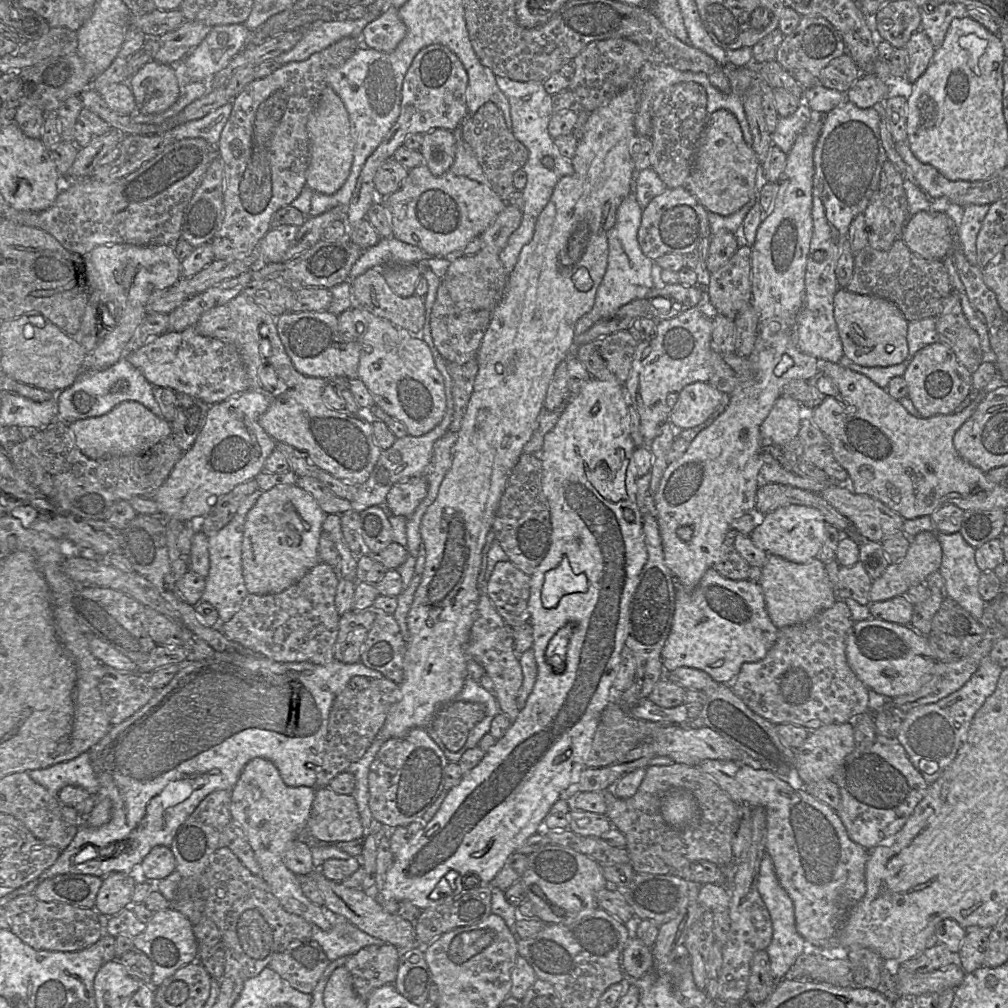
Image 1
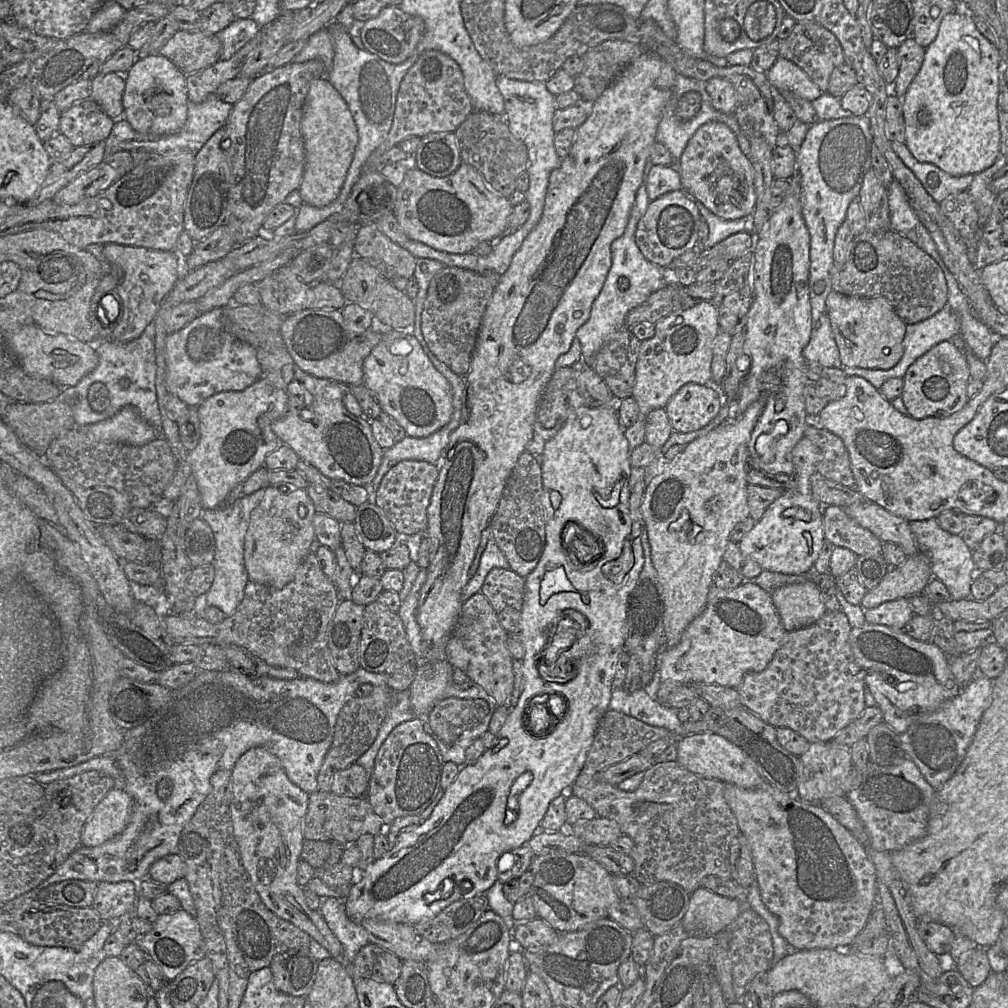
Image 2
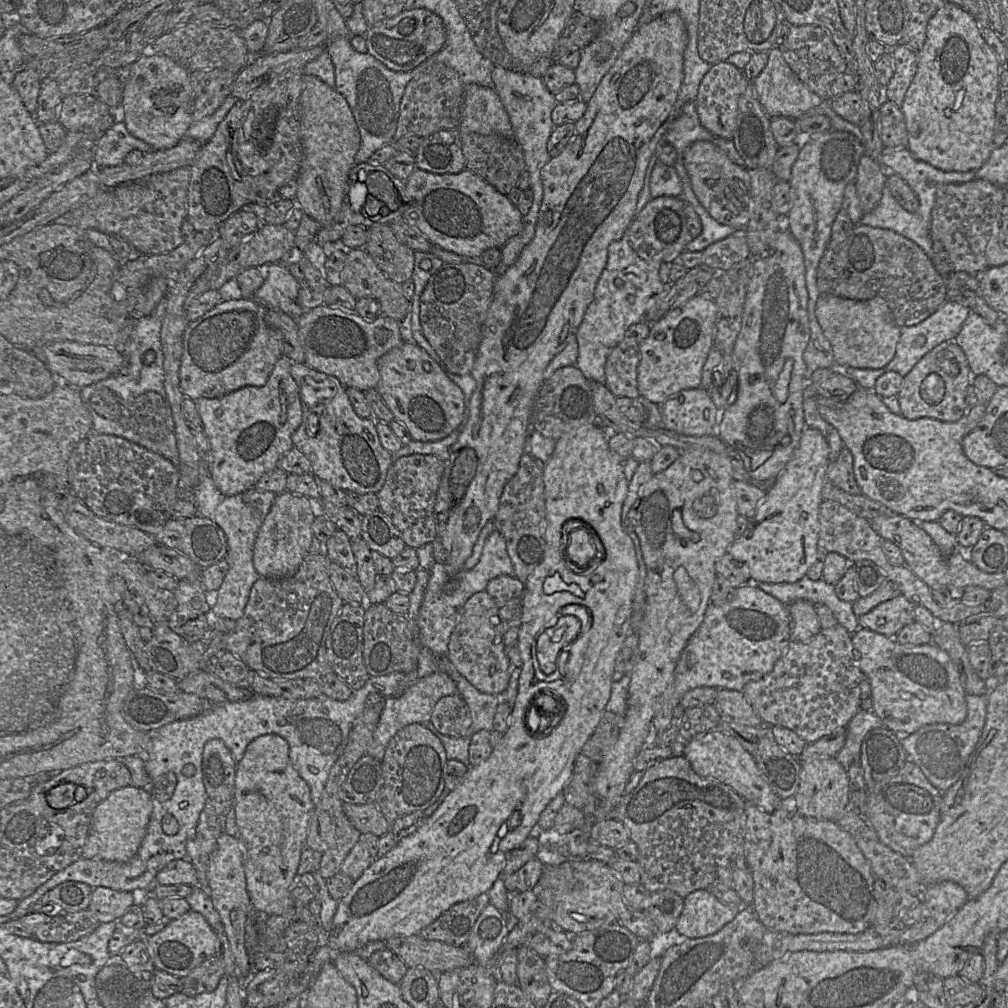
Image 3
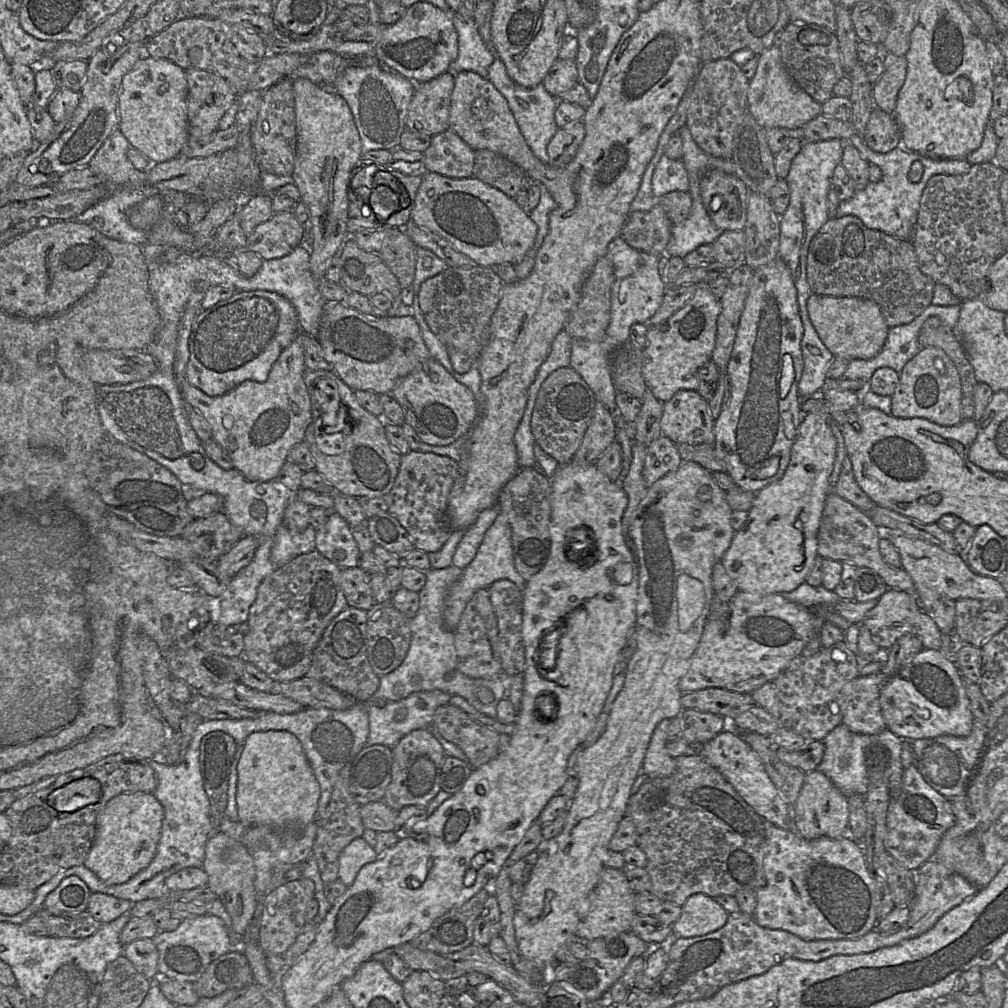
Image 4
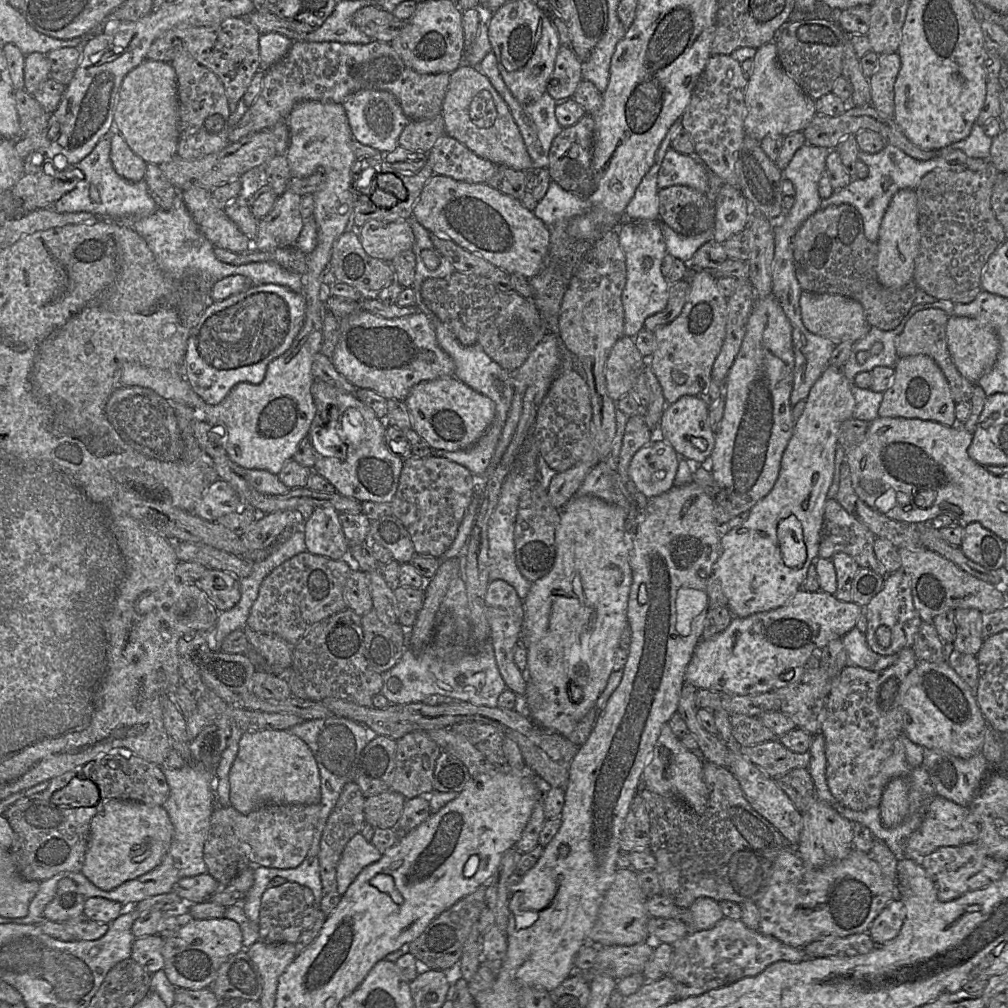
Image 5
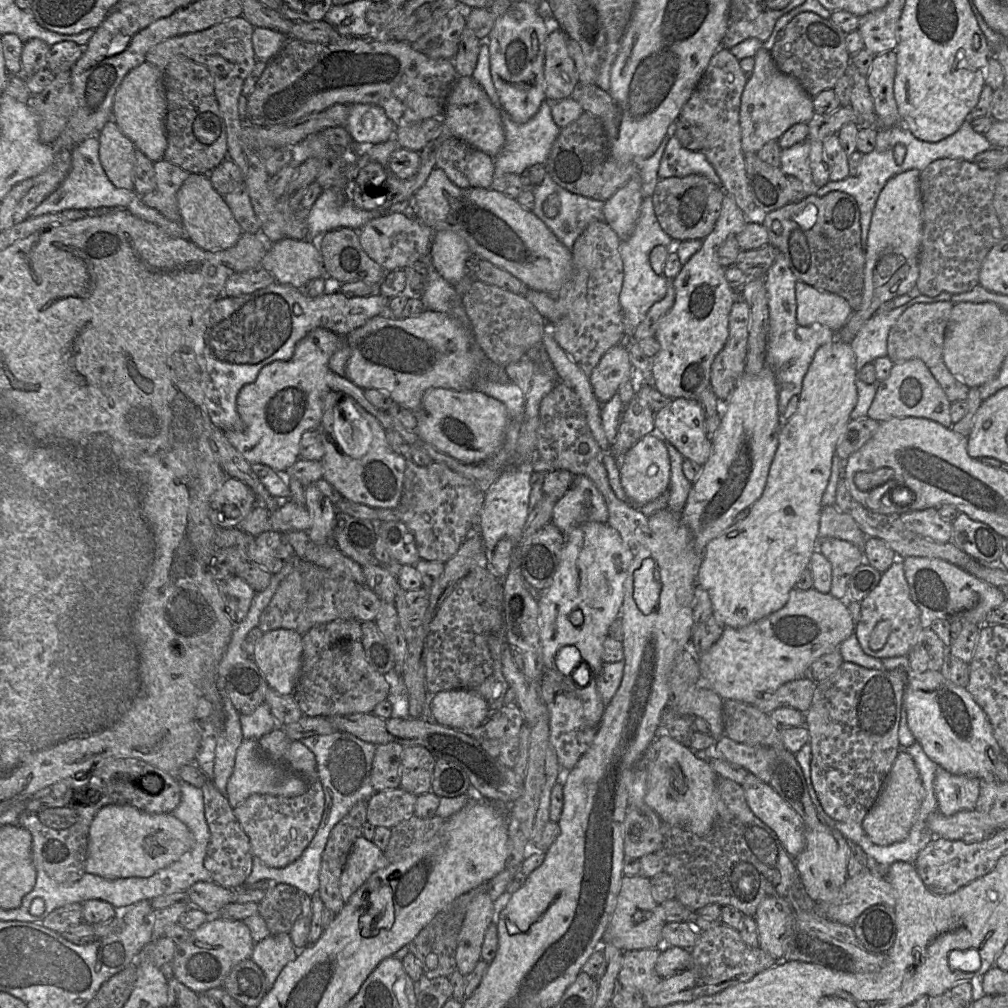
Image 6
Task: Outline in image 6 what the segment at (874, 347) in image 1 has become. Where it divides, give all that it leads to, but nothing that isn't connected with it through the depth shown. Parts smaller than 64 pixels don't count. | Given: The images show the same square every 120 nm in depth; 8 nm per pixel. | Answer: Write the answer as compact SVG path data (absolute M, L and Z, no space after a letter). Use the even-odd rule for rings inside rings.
M801 281L796 282L795 294L797 323L803 327L820 324L838 333L854 312L844 298Z

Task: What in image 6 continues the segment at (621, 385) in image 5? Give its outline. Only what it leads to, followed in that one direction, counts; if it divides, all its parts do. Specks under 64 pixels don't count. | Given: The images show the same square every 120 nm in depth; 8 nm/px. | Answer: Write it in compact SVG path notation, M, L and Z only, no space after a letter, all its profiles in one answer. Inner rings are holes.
M618 344L609 349L590 374L596 398L601 404L609 401L620 386L633 376L628 348Z

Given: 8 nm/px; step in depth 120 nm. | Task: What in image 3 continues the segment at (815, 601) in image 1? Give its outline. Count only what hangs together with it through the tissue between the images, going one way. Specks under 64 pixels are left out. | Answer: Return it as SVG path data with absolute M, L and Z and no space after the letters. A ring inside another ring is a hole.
M806 600L788 606L791 618L791 641L807 642L821 629L816 607Z

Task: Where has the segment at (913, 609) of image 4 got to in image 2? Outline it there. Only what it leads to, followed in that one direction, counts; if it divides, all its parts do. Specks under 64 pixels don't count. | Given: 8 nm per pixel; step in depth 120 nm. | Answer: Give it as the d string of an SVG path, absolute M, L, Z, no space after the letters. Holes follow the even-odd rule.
M908 598L887 601L864 612L867 623L882 624L898 630L902 630L914 615Z

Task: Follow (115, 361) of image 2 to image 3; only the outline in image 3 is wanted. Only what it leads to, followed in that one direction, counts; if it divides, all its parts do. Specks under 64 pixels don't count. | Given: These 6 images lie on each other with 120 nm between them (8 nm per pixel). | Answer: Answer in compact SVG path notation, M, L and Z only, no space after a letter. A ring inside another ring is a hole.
M166 295L147 316L137 317L134 329L126 342L120 347L126 363L116 374L88 386L79 388L82 401L90 408L92 415L92 429L101 434L116 435L138 444L150 451L169 459L176 467L179 461L175 426L172 411L164 390L164 355L162 352L160 331L166 310ZM148 351L153 351L155 360L152 363L144 362Z

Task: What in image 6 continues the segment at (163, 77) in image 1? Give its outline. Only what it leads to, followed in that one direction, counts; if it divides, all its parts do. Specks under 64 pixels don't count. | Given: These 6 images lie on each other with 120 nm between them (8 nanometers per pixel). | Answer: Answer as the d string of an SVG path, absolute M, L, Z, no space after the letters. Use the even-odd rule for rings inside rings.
M143 62L131 70L119 85L112 107L112 120L152 162L164 159L167 148L165 121L167 101L163 82L164 71L153 64Z

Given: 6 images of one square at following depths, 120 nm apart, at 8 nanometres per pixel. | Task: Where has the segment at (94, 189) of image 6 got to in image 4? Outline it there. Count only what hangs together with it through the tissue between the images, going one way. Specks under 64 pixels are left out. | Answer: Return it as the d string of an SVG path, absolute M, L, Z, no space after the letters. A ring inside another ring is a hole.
M119 128L115 129L104 141L88 164L97 176L102 178L103 184L109 191L109 195L90 206L79 214L75 220L95 228L104 236L135 245L147 243L147 232L132 227L128 221L128 211L134 206L142 203L153 195L160 195L165 200L165 205L174 209L183 209L189 196L173 190L158 189L151 185L147 179L146 172L136 170L127 157L130 144Z

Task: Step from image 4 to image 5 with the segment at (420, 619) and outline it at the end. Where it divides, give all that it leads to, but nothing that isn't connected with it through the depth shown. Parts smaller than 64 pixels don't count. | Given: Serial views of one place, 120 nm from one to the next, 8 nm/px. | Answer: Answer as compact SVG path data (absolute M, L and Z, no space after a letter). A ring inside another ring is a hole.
M461 574L451 581L447 593L441 603L436 618L436 629L431 642L420 653L415 653L408 647L398 663L390 670L381 674L383 678L383 687L380 694L385 696L391 704L396 705L422 703L427 697L436 694L448 698L448 701L468 702L473 705L490 708L498 707L498 698L507 687L497 667L492 642L487 641L476 654L467 654L469 630L470 620L466 584L464 577ZM460 676L463 676L465 679L467 686L464 688L457 683L457 679ZM393 677L400 679L402 683L401 689L396 693L391 692L388 688L389 680Z

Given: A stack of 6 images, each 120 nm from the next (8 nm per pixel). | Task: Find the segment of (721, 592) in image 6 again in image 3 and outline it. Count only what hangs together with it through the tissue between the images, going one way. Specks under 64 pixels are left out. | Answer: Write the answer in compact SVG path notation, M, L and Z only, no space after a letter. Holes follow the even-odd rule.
M806 426L792 457L766 491L745 532L728 549L732 558L748 566L753 583L795 583L816 560L820 532L822 488L827 481L830 448L822 433Z

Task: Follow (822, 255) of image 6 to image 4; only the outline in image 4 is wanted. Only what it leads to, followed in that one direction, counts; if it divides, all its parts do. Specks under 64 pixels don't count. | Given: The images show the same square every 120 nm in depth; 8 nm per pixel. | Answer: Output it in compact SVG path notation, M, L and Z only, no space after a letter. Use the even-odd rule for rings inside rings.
M853 215L830 218L819 229L809 246L806 272L813 294L873 300L879 305L890 328L914 321L931 305L936 285L920 270L915 247L911 241L867 228L858 217Z

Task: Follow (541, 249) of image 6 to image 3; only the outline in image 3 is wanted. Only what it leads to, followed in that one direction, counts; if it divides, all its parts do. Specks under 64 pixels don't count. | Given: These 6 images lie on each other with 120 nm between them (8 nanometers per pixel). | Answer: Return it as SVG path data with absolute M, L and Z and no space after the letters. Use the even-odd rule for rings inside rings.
M416 168L406 180L404 202L406 210L403 219L410 226L420 231L434 247L467 258L480 258L489 249L501 249L524 230L525 218L509 197L468 169L458 174L433 174Z

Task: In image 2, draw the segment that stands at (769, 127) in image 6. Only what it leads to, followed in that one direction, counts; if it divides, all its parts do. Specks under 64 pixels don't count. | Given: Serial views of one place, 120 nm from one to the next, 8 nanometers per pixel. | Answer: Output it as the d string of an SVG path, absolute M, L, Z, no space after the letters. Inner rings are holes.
M780 56L766 75L776 93L789 91L810 102L823 93L802 69Z

